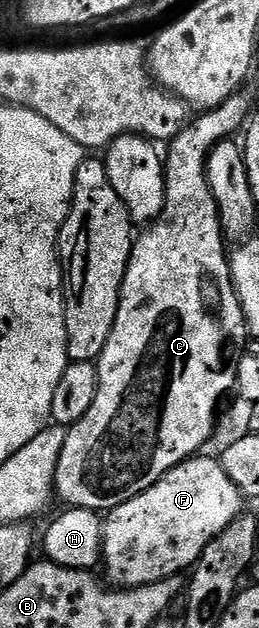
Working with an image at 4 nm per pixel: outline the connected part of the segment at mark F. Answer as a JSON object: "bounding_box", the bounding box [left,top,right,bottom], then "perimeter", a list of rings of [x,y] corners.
{"bounding_box":[101,453,243,588],"perimeter":[[[205,453],[191,459],[185,459],[175,469],[171,469],[151,489],[131,497],[123,505],[114,507],[104,516],[101,528],[101,563],[109,574],[108,582],[118,588],[146,587],[164,579],[180,576],[180,571],[188,572],[196,567],[203,549],[211,545],[211,541],[235,517],[243,514],[243,496],[241,490],[227,477],[220,462],[216,458],[208,459]]]}

